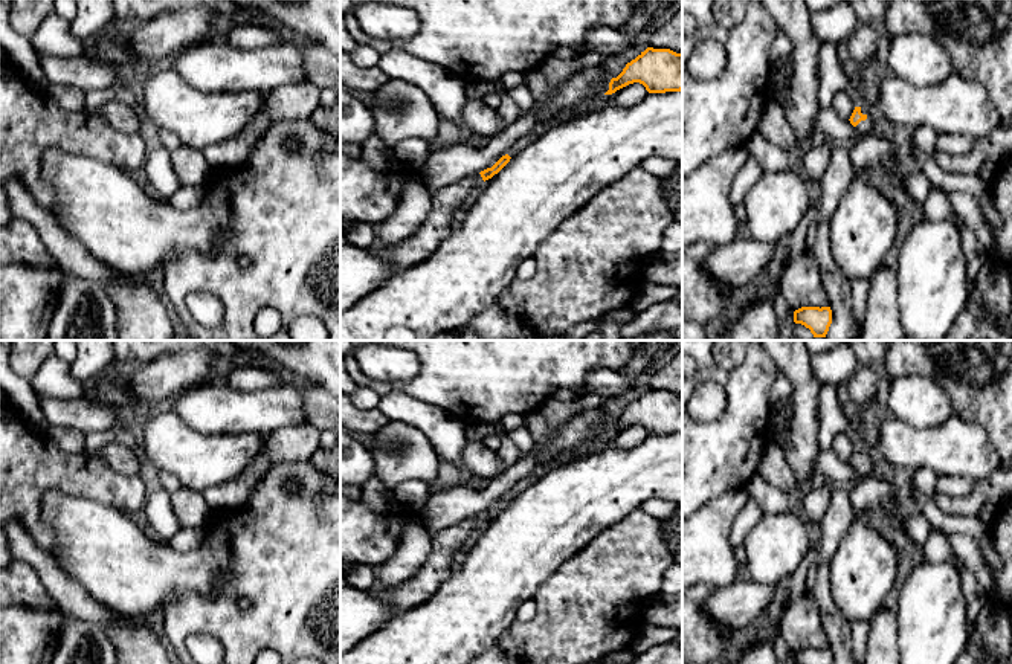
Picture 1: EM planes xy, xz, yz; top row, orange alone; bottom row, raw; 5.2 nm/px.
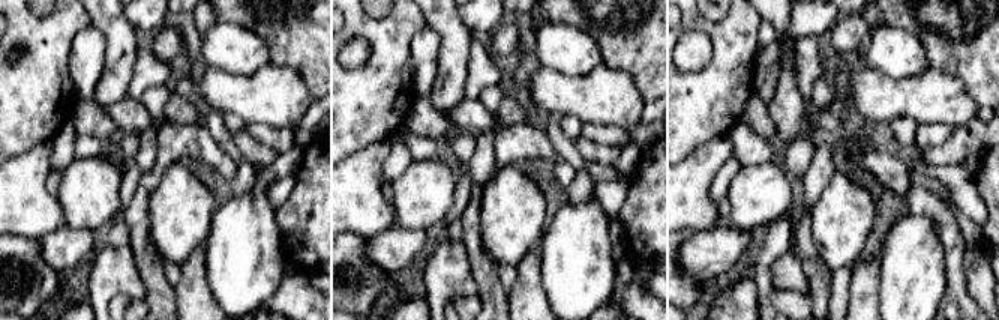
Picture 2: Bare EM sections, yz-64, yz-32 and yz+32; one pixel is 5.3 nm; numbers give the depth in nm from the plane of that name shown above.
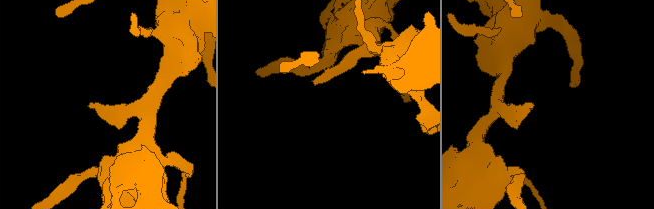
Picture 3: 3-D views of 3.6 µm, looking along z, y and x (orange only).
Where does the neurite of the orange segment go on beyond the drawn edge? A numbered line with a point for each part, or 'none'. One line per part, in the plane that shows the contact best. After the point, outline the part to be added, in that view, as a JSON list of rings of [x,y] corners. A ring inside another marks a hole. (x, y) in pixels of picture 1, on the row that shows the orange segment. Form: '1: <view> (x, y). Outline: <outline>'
1: yz (863, 127). Outline: [[[861,107],[861,113],[867,116],[865,121],[861,121],[855,128],[858,136],[867,134],[872,130],[872,116],[867,110],[867,107]]]

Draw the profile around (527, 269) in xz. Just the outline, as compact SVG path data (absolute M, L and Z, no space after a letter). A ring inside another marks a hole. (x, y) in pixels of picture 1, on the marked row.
M534 256L527 258L519 264L516 270L516 278L521 281L527 281L534 276L536 270L537 270L537 263Z

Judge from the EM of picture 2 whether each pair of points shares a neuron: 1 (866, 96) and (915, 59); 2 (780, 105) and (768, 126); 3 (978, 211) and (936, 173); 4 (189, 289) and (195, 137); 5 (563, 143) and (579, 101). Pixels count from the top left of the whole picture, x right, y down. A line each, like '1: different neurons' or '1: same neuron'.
1: different neurons
2: different neurons
3: same neuron
4: different neurons
5: different neurons

